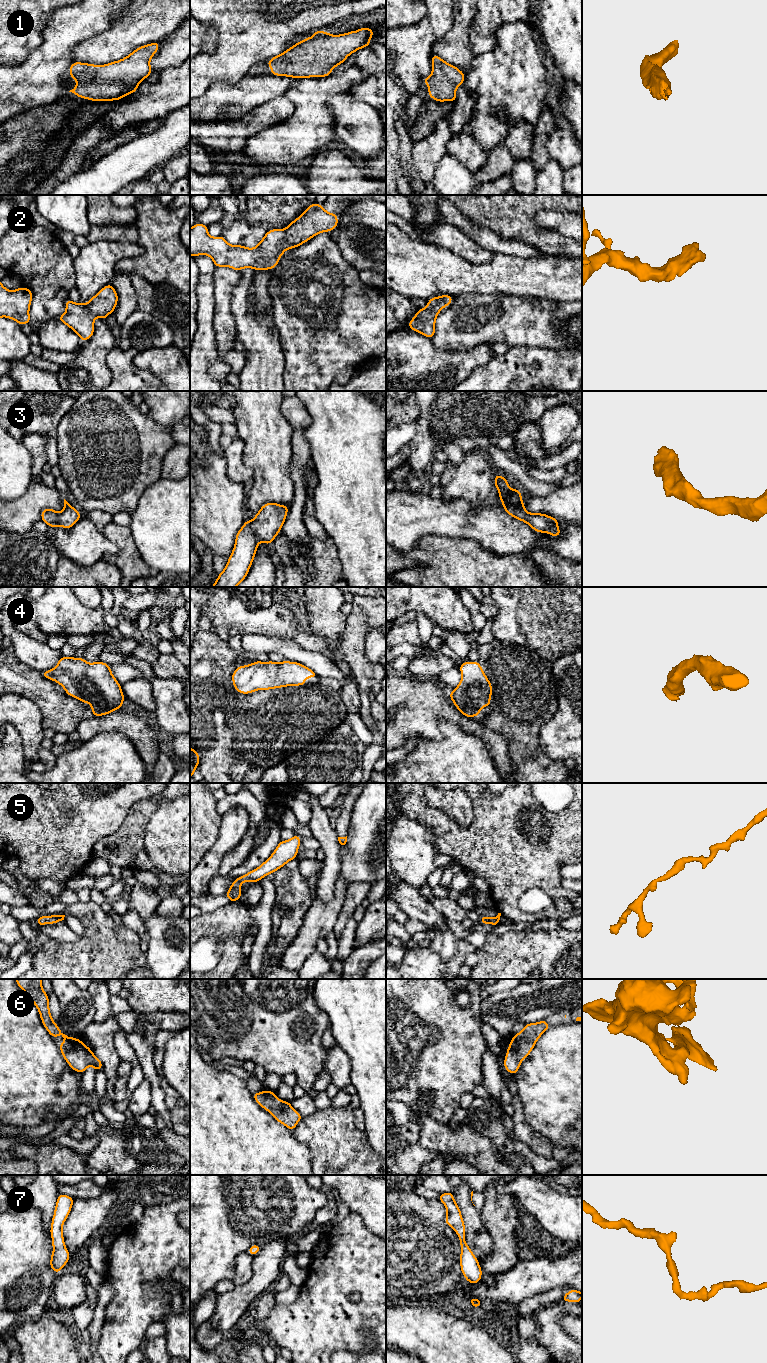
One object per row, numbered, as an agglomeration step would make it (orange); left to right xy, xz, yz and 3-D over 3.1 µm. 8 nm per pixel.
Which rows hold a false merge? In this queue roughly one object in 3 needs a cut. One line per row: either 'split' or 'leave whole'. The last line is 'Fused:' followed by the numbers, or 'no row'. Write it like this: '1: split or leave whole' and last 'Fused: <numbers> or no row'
1: leave whole
2: leave whole
3: leave whole
4: leave whole
5: leave whole
6: leave whole
7: leave whole
Fused: no row

